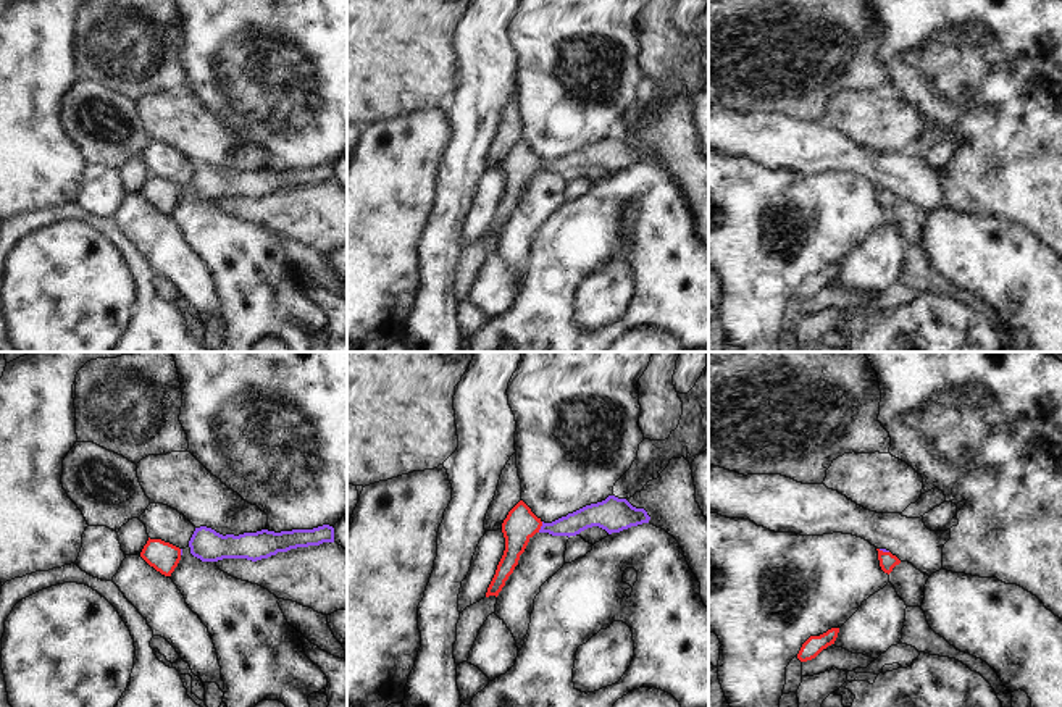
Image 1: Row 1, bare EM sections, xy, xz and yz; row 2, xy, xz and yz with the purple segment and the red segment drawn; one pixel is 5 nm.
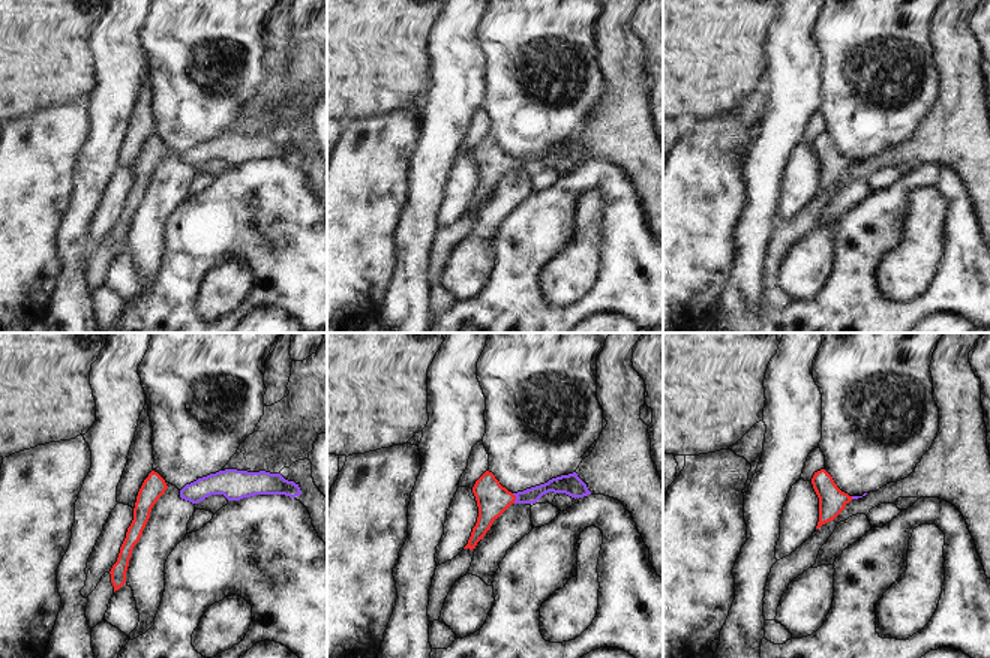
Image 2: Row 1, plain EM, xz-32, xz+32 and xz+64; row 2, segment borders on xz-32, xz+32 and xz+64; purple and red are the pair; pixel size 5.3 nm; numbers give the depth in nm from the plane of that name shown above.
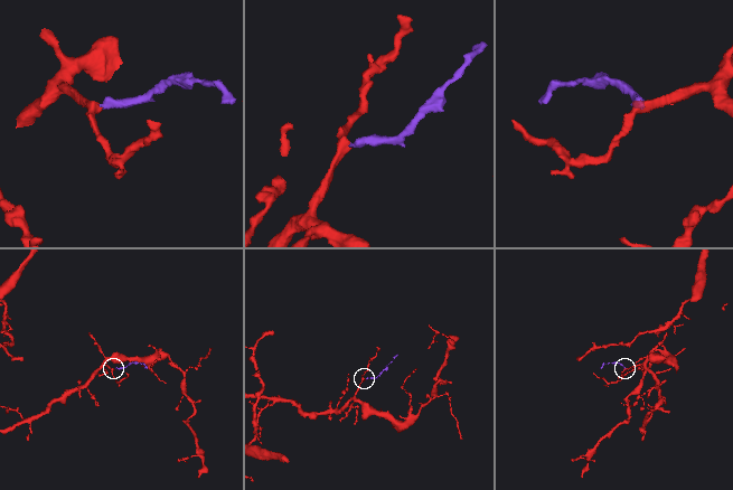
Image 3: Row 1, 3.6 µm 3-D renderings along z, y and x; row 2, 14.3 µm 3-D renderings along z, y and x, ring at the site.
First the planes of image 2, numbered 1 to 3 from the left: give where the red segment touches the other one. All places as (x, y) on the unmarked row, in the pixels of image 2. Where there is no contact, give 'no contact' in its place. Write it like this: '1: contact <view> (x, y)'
1: no contact
2: contact xz+32 (516, 162)
3: no contact

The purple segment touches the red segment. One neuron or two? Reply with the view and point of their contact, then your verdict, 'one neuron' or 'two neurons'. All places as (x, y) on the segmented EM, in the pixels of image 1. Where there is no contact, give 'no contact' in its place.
meets purple in xz at (541, 527); one neuron

